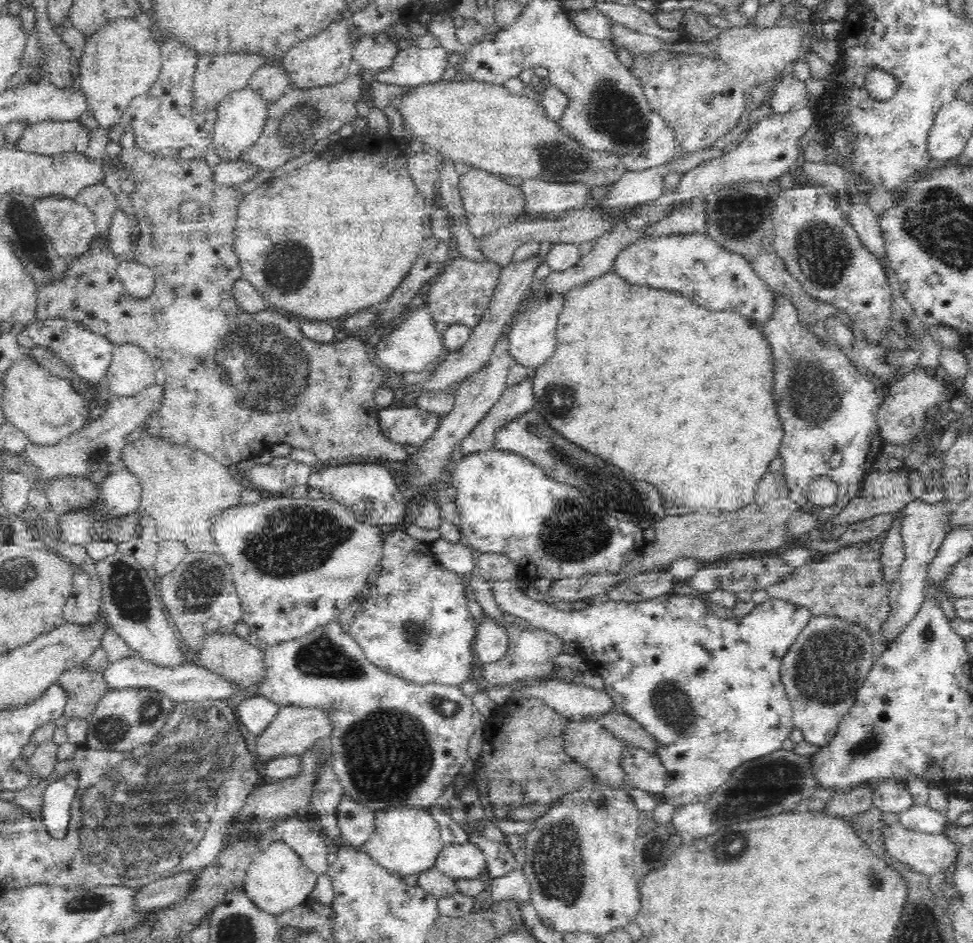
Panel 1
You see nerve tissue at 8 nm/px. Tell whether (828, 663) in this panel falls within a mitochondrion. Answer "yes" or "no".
yes

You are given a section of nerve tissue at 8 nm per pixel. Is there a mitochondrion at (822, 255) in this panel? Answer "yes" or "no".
yes

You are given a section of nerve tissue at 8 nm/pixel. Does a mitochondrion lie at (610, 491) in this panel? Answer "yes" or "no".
yes

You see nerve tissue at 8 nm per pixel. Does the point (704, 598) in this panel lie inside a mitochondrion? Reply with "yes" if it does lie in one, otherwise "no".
no

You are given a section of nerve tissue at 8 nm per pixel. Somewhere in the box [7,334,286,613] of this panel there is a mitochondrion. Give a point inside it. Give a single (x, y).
(96, 455)

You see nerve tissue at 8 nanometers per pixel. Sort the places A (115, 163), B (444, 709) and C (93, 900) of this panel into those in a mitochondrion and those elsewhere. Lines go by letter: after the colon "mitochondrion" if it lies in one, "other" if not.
A: other
B: mitochondrion
C: mitochondrion

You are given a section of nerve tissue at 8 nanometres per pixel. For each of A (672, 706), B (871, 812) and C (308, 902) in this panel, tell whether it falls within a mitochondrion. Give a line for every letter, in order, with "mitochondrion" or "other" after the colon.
A: mitochondrion
B: other
C: other

